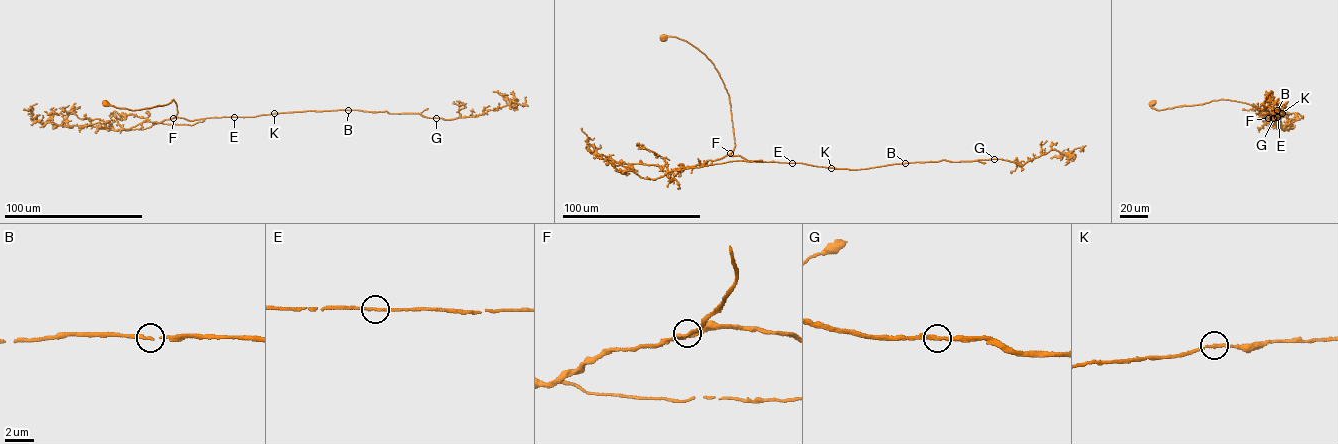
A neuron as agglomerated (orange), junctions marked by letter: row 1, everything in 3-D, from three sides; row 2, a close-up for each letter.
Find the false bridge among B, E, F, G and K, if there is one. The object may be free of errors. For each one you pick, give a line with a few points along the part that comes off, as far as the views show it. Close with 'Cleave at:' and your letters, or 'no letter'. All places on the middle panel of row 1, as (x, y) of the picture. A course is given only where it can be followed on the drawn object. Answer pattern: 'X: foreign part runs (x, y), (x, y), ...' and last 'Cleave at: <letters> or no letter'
Cleave at: no letter

